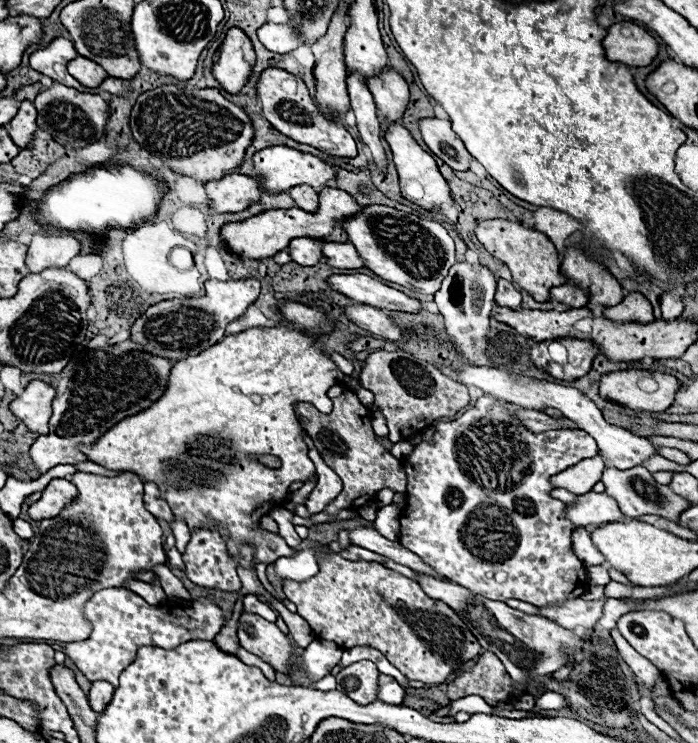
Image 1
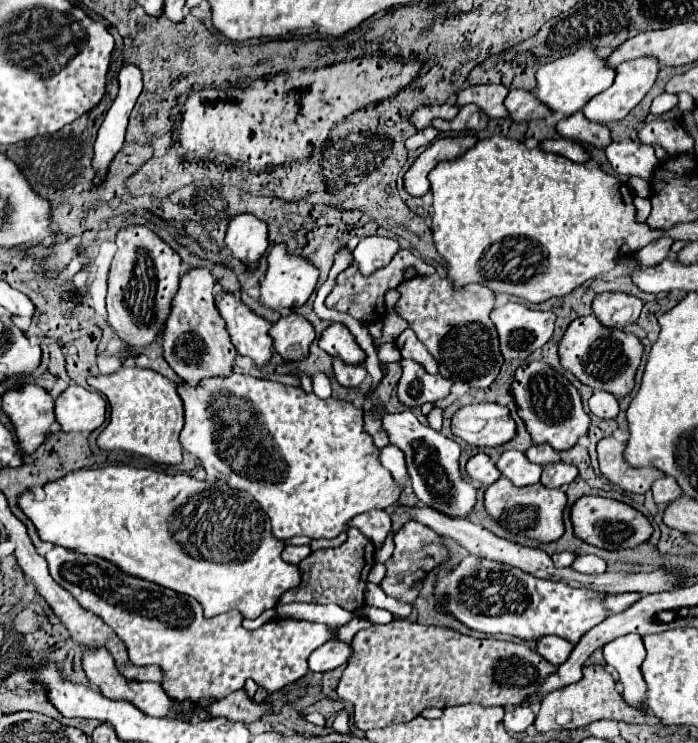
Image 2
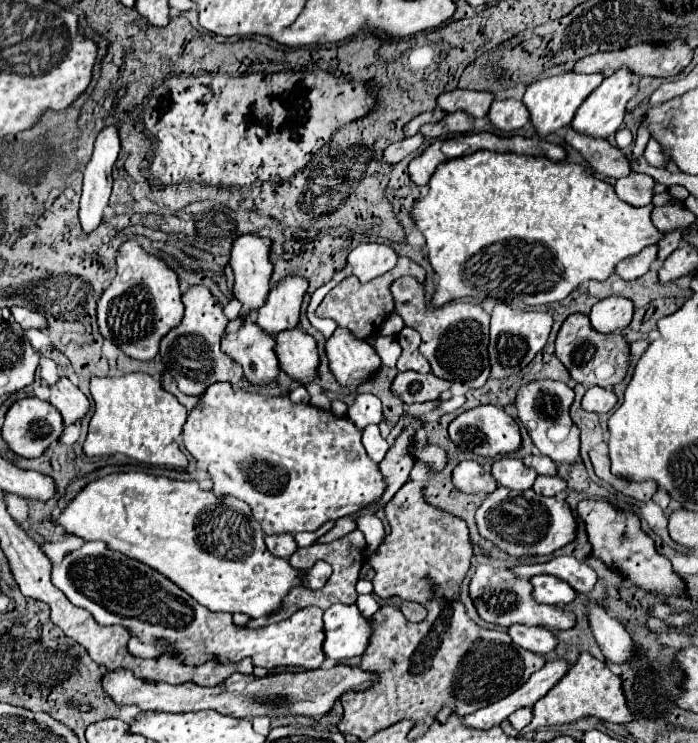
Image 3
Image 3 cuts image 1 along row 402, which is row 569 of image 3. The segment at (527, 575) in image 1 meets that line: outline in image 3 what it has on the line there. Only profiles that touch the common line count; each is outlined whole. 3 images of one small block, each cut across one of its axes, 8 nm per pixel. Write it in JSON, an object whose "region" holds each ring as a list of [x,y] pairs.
{"region":[[[478,564],[476,572],[470,580],[470,598],[476,606],[478,616],[494,626],[508,628],[512,624],[524,624],[524,626],[542,626],[550,630],[570,630],[576,626],[576,614],[562,608],[562,606],[550,606],[534,602],[532,586],[528,578],[518,578],[508,568],[494,568],[492,564]]]}

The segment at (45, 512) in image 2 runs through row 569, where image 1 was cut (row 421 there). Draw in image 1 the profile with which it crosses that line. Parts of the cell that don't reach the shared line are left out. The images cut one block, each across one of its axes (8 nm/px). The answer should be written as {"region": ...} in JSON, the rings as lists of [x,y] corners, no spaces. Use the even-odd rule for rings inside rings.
{"region":[[[288,302],[288,304],[280,306],[280,310],[282,310],[282,314],[284,314],[284,318],[286,318],[284,326],[276,326],[276,328],[250,328],[250,330],[240,332],[240,334],[236,334],[236,336],[226,336],[222,342],[214,344],[212,348],[206,348],[206,350],[200,352],[198,356],[188,356],[186,360],[176,362],[176,364],[172,366],[172,370],[170,370],[168,386],[166,386],[164,394],[162,394],[156,402],[152,402],[148,408],[144,408],[144,410],[138,412],[138,414],[126,416],[126,418],[120,420],[116,426],[108,428],[96,442],[92,442],[92,444],[78,444],[78,450],[80,450],[82,454],[86,454],[92,462],[104,466],[106,470],[118,470],[118,472],[120,472],[120,470],[130,470],[130,472],[136,472],[138,476],[142,476],[144,482],[154,482],[154,484],[158,486],[160,494],[164,496],[164,500],[168,502],[168,506],[172,508],[174,516],[182,518],[182,520],[186,522],[186,526],[188,526],[190,532],[194,532],[194,530],[198,530],[198,528],[210,528],[210,524],[216,524],[216,532],[220,532],[220,536],[226,540],[230,556],[238,558],[238,556],[240,556],[240,548],[246,546],[246,544],[254,550],[252,562],[250,562],[248,566],[238,566],[238,568],[236,568],[236,570],[238,570],[238,576],[240,576],[240,582],[242,582],[242,588],[240,588],[240,592],[238,592],[240,597],[234,604],[232,618],[226,622],[226,626],[224,626],[224,628],[218,632],[218,636],[214,638],[216,646],[218,646],[220,650],[228,652],[228,654],[236,654],[238,648],[240,648],[237,629],[238,618],[240,618],[240,614],[243,612],[241,609],[243,608],[242,601],[244,596],[246,596],[246,594],[258,594],[258,596],[266,596],[268,600],[272,598],[272,596],[264,590],[264,586],[260,584],[260,580],[258,580],[258,576],[256,576],[256,566],[258,566],[260,562],[272,564],[274,560],[278,560],[278,558],[282,556],[294,556],[297,552],[293,548],[290,548],[278,534],[272,534],[272,532],[268,532],[268,530],[264,530],[264,528],[260,526],[260,518],[262,518],[262,516],[270,514],[272,508],[276,508],[276,506],[280,506],[280,504],[286,502],[286,498],[288,498],[288,494],[290,494],[288,488],[290,488],[292,482],[306,482],[308,476],[314,474],[314,464],[312,464],[312,460],[308,458],[308,448],[306,448],[302,436],[303,429],[295,415],[294,406],[292,410],[292,404],[298,402],[298,400],[308,400],[308,402],[312,402],[320,412],[328,414],[332,411],[332,401],[326,396],[326,392],[328,392],[330,386],[334,386],[336,382],[342,382],[342,378],[344,378],[344,374],[338,370],[338,366],[336,366],[328,356],[324,356],[320,350],[316,350],[316,348],[314,348],[314,338],[308,336],[308,332],[328,332],[328,330],[332,328],[332,324],[326,320],[324,312],[322,312],[320,308],[310,308],[310,306],[296,304],[296,302]],[[202,454],[222,454],[222,458],[212,460],[212,458],[208,458],[208,456],[202,458]],[[266,454],[268,454],[268,456],[278,456],[278,458],[282,460],[282,466],[280,466],[280,468],[268,468],[268,466],[264,466],[262,462],[258,462],[258,460],[252,458],[252,456],[266,456]]]}

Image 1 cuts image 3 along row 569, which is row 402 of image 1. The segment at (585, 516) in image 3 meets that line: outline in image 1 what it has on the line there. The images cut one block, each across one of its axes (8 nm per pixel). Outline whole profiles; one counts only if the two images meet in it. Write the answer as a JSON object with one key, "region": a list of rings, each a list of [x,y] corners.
{"region":[[[624,370],[624,372],[612,372],[612,374],[604,374],[600,378],[600,396],[622,404],[630,410],[636,412],[664,412],[666,408],[672,406],[676,392],[680,390],[680,384],[674,376],[668,374],[652,374],[646,370]]]}

